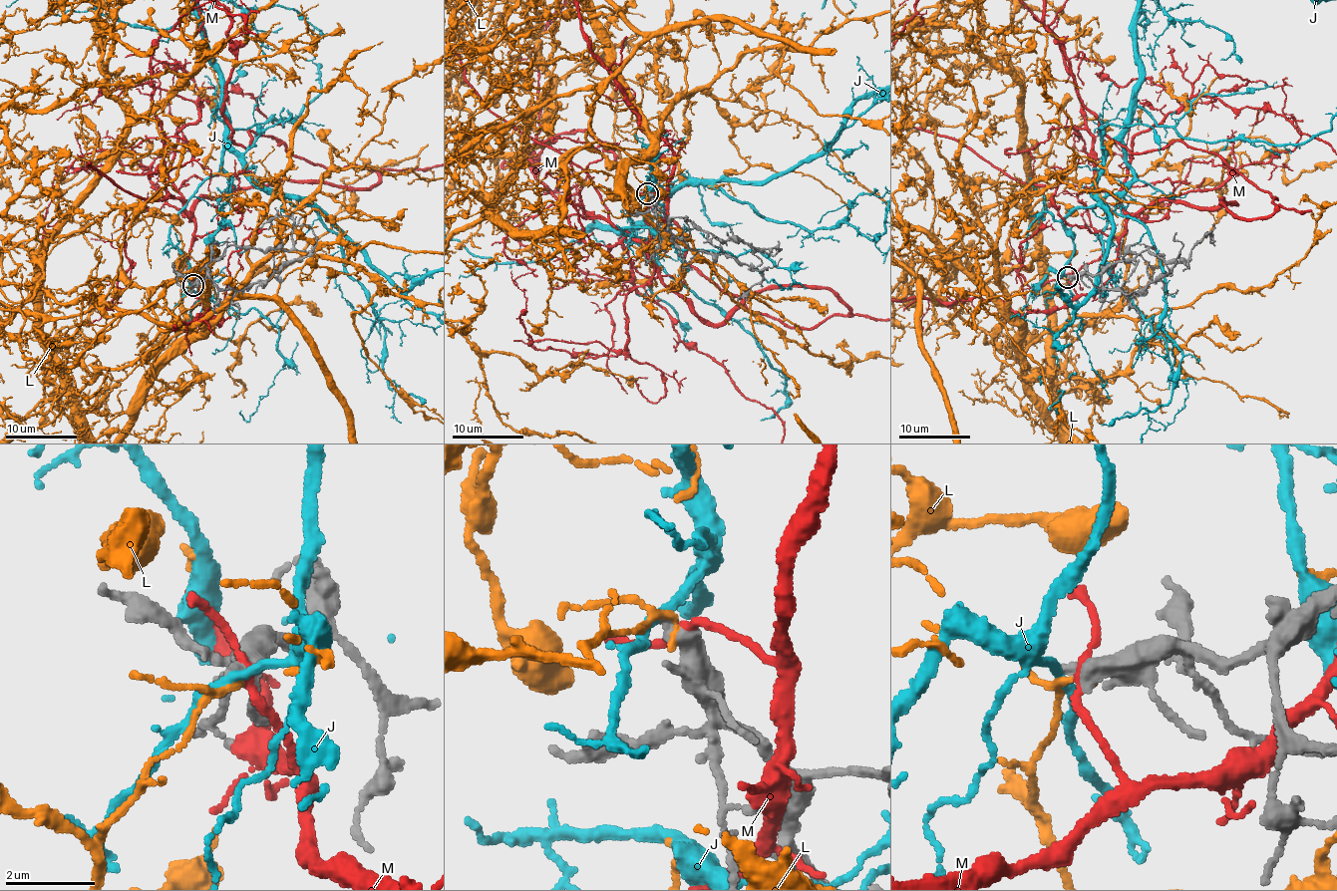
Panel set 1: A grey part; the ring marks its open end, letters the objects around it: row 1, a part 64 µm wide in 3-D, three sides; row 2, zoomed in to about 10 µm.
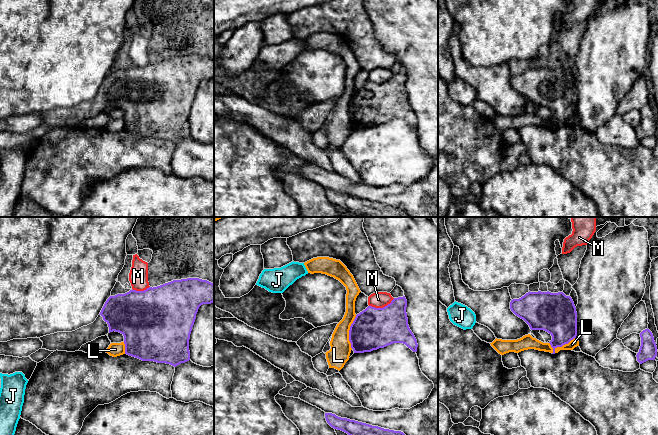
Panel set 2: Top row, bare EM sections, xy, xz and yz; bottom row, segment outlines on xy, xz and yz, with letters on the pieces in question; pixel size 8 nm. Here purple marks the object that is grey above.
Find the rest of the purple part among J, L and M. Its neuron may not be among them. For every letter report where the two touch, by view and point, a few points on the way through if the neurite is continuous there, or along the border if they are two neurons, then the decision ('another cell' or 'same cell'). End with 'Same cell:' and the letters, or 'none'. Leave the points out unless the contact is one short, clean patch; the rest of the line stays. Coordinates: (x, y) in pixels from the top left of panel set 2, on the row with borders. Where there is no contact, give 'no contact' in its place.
J: no contact; another cell
L: meets purple in yz at (563, 344); border along yz (575, 337), (567, 343), (558, 346), (552, 353); another cell
M: meets purple in xz at (381, 308); another cell
Same cell: none

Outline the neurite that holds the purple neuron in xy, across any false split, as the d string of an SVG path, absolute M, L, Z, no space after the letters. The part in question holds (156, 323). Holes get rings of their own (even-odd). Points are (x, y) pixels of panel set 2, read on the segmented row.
M199 278L173 280L157 287L149 287L144 291L132 289L125 294L110 296L93 323L72 332L57 332L40 337L40 340L43 342L41 349L75 352L82 345L115 331L124 336L125 354L142 361L166 363L176 367L190 360L189 339L199 307L213 302L214 284Z

